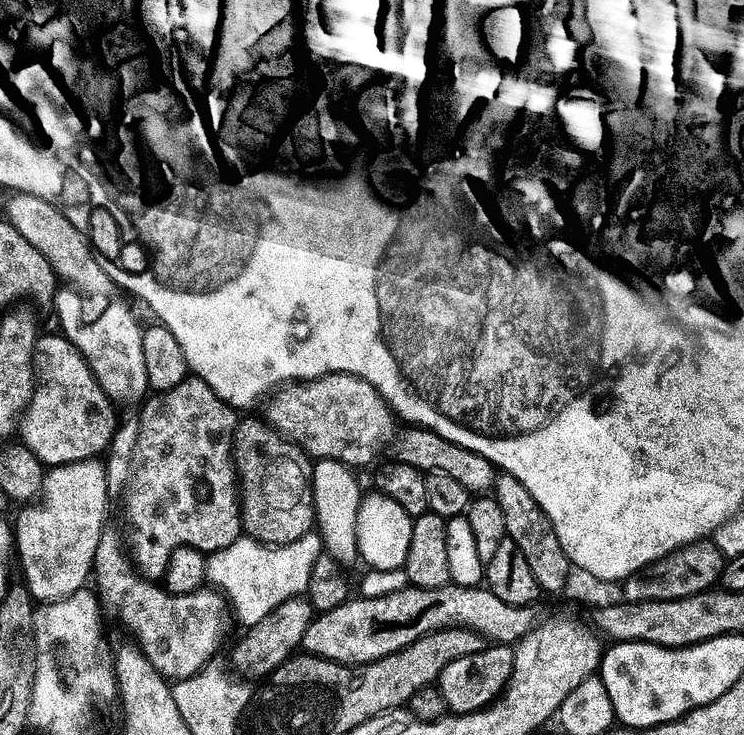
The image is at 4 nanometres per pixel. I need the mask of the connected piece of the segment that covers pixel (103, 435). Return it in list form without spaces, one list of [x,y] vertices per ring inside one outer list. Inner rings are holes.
[[[41,335],[36,347],[36,393],[20,422],[19,435],[24,447],[30,449],[49,469],[103,457],[111,449],[112,439],[118,431],[115,411],[117,409],[96,381],[96,375],[90,370],[86,358],[69,342],[67,336]]]

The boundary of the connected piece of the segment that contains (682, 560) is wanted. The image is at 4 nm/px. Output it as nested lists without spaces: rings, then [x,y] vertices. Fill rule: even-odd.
[[[701,542],[679,548],[666,558],[654,562],[641,572],[635,572],[623,581],[623,603],[674,602],[678,599],[702,595],[703,592],[710,592],[720,584],[720,576],[724,572],[725,563],[723,553],[712,542]]]

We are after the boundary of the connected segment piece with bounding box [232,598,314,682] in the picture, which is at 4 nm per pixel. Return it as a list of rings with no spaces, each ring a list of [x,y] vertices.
[[[297,598],[284,602],[262,622],[249,627],[236,644],[236,650],[232,654],[232,664],[245,679],[256,680],[269,679],[293,656],[297,655],[298,649],[303,645],[308,628],[314,619],[314,609],[307,598]]]

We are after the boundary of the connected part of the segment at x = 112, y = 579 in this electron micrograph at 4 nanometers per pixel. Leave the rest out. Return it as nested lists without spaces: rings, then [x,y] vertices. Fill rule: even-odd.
[[[108,542],[101,543],[96,555],[94,572],[97,577],[100,575],[100,586],[105,596],[120,611],[125,626],[136,635],[135,643],[140,651],[154,666],[154,670],[162,670],[162,677],[165,680],[179,682],[190,679],[220,656],[218,655],[220,647],[227,642],[228,635],[232,632],[232,624],[234,625],[233,608],[223,592],[214,587],[205,586],[194,594],[175,596],[174,593],[168,591],[167,587],[137,574],[131,565],[124,566],[123,560],[118,558]]]

